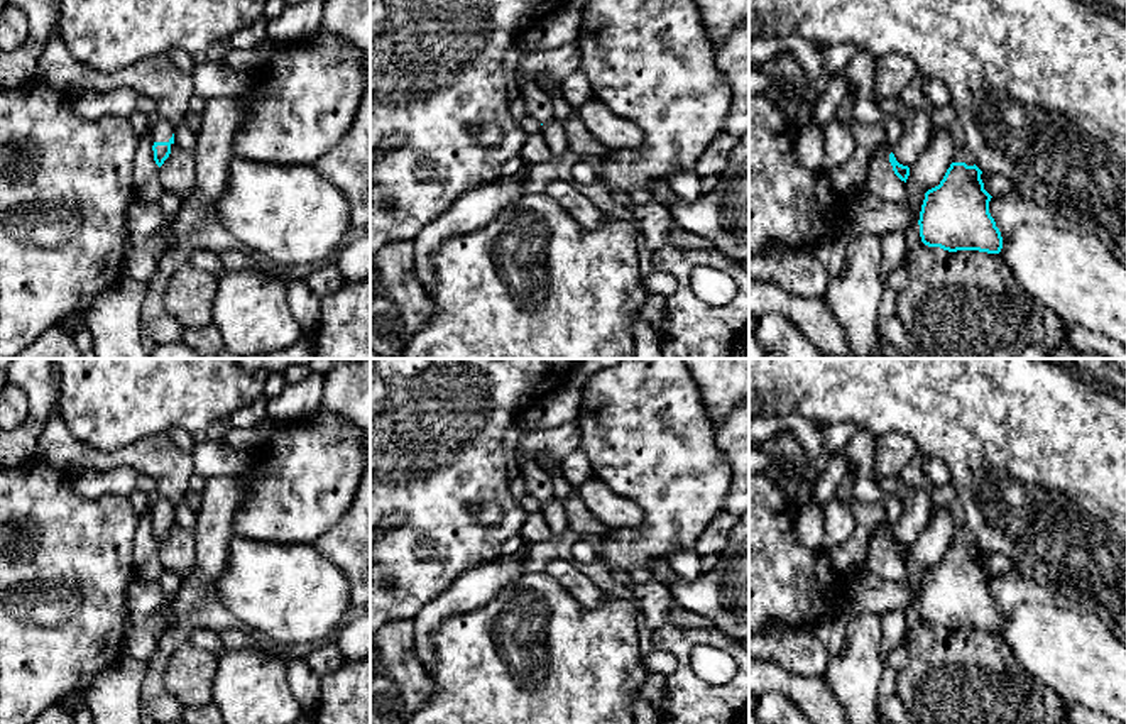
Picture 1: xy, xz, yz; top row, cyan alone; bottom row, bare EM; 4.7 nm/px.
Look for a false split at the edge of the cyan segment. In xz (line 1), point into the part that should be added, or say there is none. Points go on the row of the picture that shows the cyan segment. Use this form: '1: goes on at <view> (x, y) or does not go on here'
1: does not go on here

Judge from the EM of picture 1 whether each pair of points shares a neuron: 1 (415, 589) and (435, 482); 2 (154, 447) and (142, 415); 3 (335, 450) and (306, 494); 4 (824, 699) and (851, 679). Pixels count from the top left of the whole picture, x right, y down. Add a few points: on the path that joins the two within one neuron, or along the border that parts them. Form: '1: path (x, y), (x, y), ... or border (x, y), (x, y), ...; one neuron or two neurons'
1: path (408, 562), (408, 537), (435, 510); one neuron
2: border (164, 432), (144, 435), (114, 452); two neurons
3: path (325, 460), (306, 479), (306, 484); one neuron
4: border (820, 677), (842, 706); two neurons

